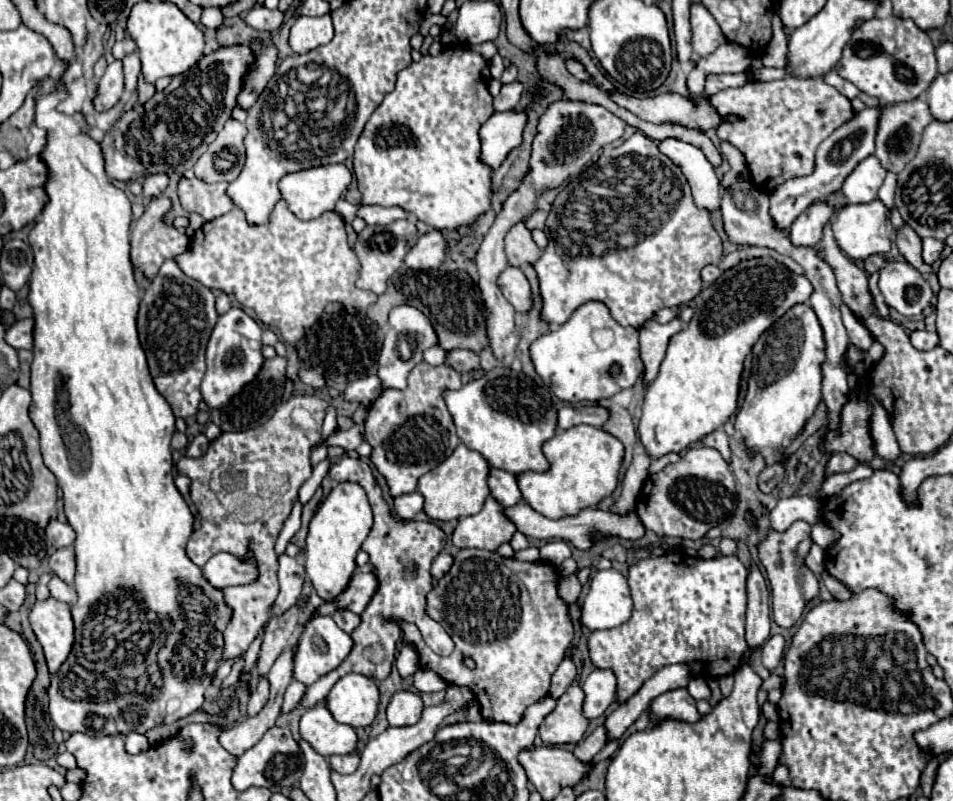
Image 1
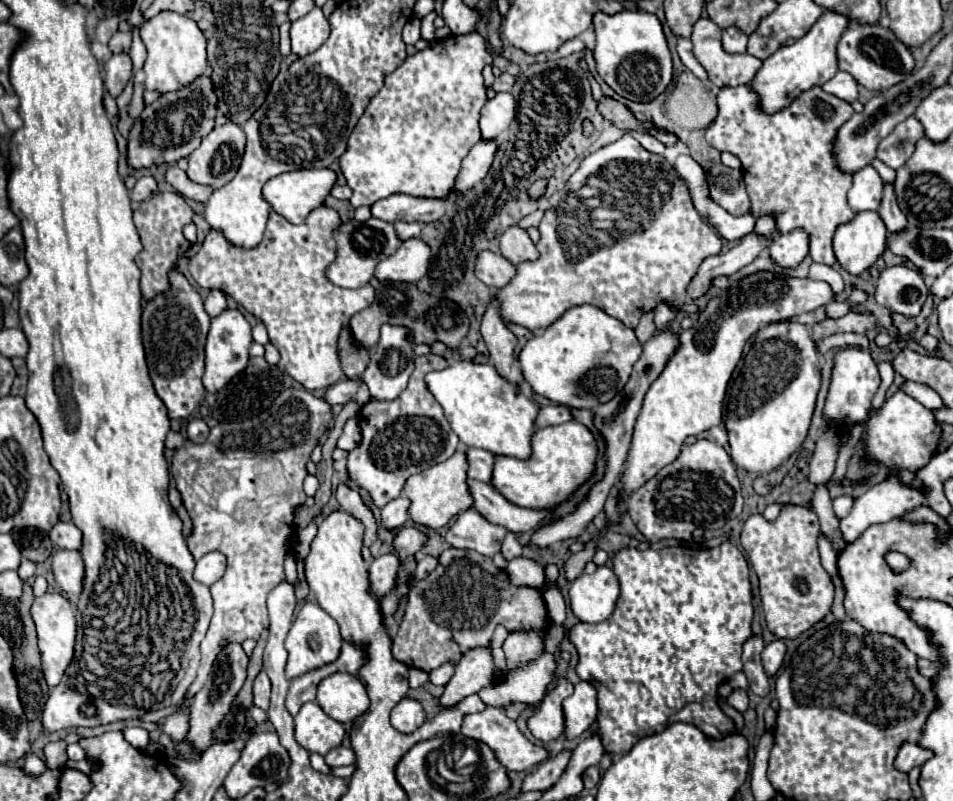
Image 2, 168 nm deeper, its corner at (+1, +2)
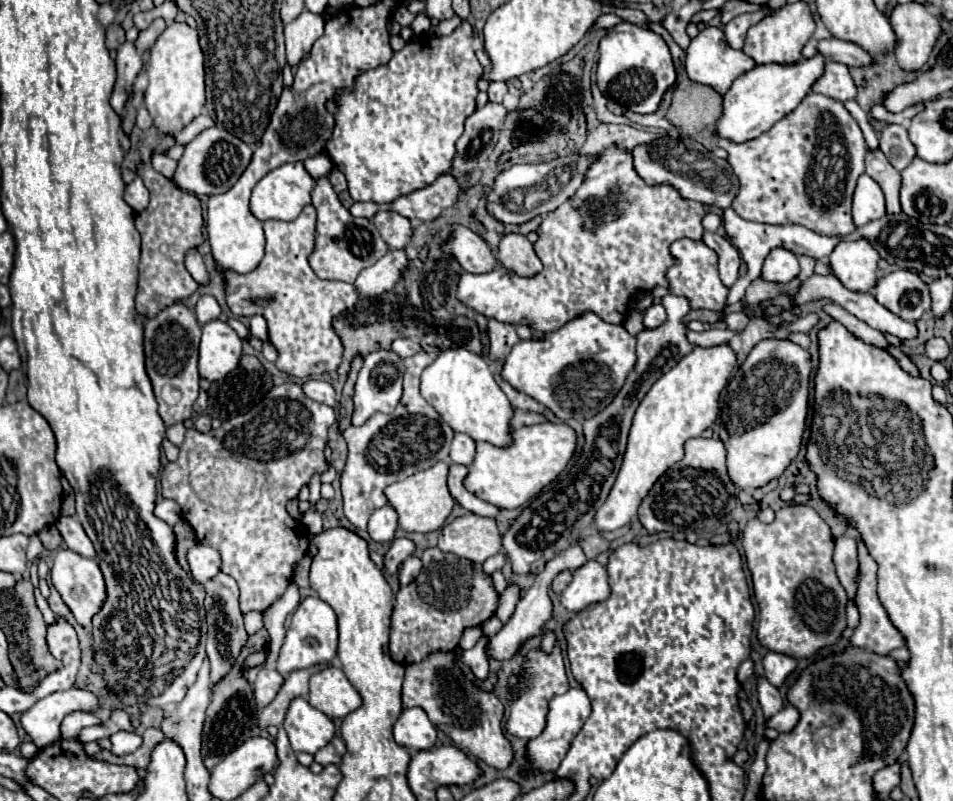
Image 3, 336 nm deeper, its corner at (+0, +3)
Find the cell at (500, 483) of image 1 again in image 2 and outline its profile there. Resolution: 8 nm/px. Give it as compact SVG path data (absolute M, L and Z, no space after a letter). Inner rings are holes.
M469 447L465 451L467 455L467 463L469 463L469 469L467 469L467 477L473 477L477 481L483 481L483 483L489 483L491 481L491 471L493 471L493 453L485 451L485 449L473 449Z

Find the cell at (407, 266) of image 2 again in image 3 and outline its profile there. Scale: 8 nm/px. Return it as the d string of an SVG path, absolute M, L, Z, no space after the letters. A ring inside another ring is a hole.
M390 250L374 266L364 268L354 282L360 296L378 296L386 290L394 290L404 282L404 274L410 268L410 260L404 250Z

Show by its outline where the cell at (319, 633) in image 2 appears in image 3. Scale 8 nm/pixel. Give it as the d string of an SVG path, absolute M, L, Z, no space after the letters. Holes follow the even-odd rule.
M316 596L304 598L296 612L292 614L292 624L286 630L286 638L276 662L276 670L286 676L294 670L302 670L302 668L310 668L316 664L328 664L336 658L336 648L338 648L338 622L336 622L336 614L334 610L322 602Z

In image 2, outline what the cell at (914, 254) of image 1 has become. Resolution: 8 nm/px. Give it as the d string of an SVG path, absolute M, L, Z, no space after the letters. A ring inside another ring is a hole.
M893 183L883 185L883 201L881 201L881 207L879 207L879 217L883 219L889 233L899 233L907 227L907 219L897 205Z

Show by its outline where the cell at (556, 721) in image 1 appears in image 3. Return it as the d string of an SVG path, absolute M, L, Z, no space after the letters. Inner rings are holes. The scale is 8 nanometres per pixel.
M554 646L554 654L546 654L542 650L532 650L528 654L528 664L526 664L526 670L520 678L514 678L512 684L518 684L522 686L524 684L524 678L528 678L528 692L520 694L514 702L512 702L512 712L510 712L510 718L506 722L506 730L512 734L512 736L518 736L518 738L526 738L526 740L532 740L532 738L538 738L544 728L546 728L546 716L548 716L548 704L554 696L558 694L566 694L568 692L568 678L566 678L566 670L564 670L564 662L562 662L562 656L560 656L560 648Z

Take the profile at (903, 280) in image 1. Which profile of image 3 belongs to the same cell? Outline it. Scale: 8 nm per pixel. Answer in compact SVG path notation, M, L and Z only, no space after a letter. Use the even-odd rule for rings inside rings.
M896 270L878 280L874 298L902 320L916 322L930 308L926 282L912 270Z

